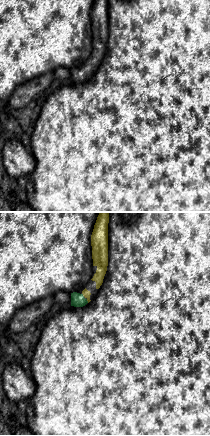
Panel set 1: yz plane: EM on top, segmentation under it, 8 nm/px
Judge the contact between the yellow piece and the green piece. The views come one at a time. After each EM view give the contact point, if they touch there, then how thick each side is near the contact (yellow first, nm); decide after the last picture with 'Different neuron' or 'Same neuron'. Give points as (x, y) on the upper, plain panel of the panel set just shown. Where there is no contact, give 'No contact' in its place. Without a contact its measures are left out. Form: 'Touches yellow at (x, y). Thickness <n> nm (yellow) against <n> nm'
Touches yellow at (87, 76). Thickness 60 nm (yellow) against 110 nm

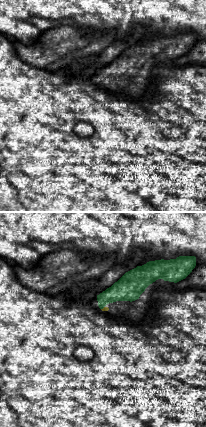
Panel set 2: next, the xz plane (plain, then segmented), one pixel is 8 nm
Touches yellow at (103, 84). Thickness 30 nm (yellow) against 200 nm

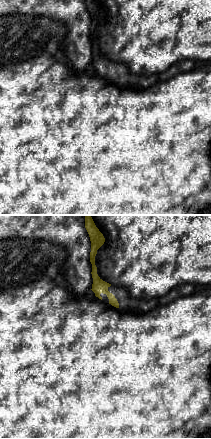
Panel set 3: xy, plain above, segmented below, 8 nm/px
No contact

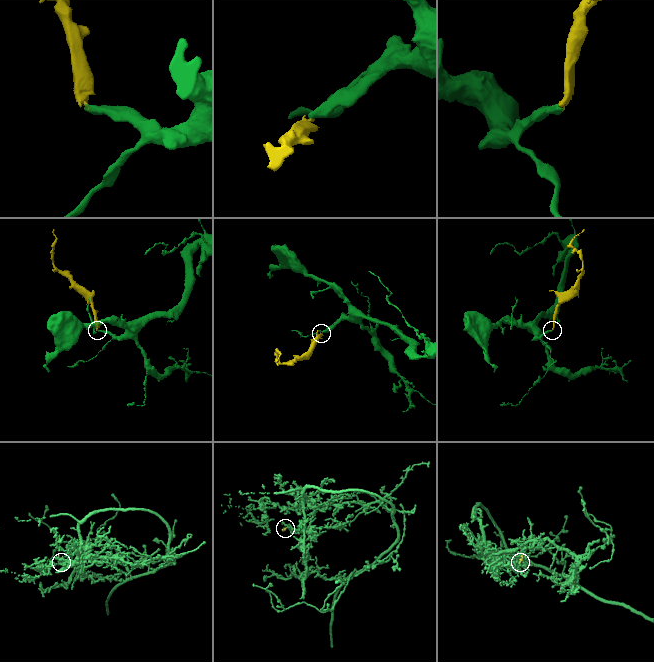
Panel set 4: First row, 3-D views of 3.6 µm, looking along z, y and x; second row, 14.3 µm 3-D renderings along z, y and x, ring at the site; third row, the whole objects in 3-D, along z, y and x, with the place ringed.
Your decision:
Same neuron

